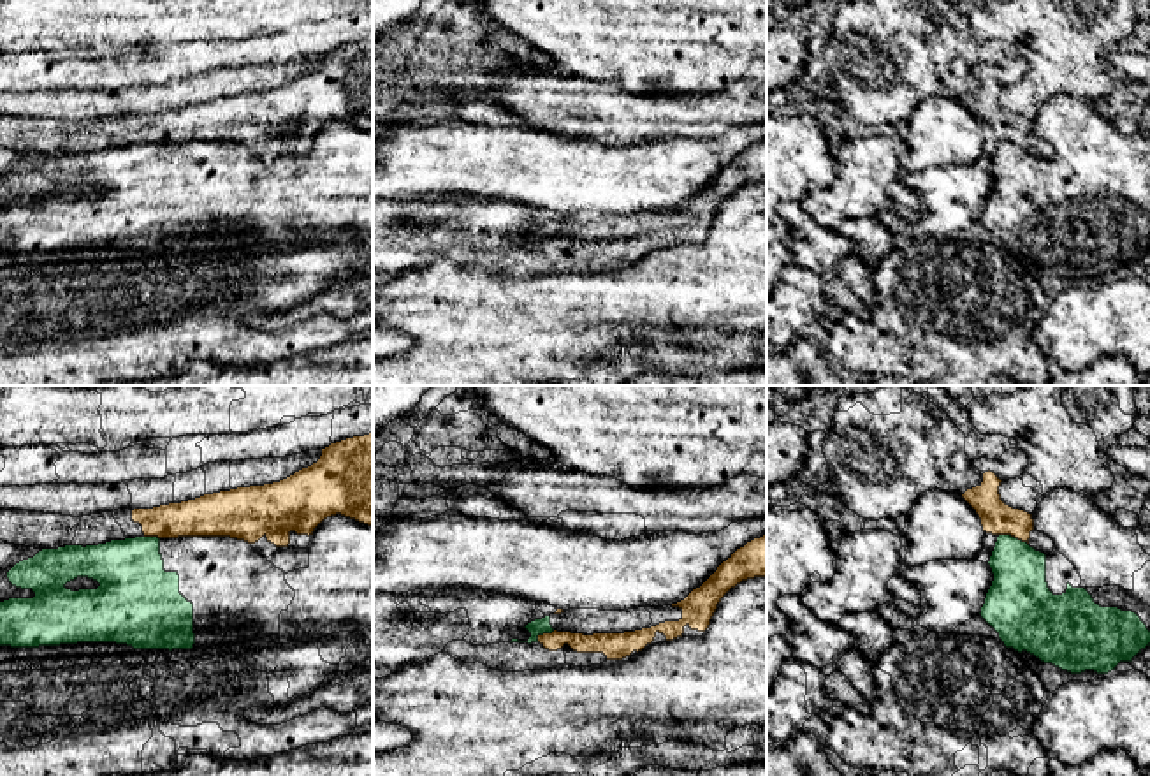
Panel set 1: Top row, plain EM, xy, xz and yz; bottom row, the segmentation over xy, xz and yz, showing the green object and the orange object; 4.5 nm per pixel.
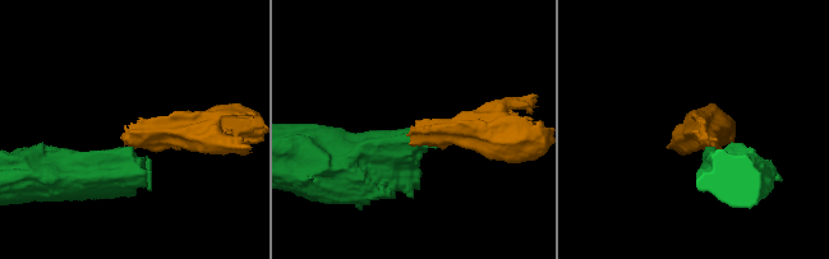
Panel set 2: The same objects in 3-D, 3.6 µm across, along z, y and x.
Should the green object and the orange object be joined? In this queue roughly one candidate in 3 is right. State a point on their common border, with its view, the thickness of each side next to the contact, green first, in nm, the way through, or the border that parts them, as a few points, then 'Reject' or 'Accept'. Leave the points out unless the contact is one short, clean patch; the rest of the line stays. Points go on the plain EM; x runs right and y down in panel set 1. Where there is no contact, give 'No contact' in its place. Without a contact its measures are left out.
Touches green at yz (1013, 143). Thickness 260 nm (green) against 150 nm. Boundary: yz (999, 139), (1010, 139), (1027, 150). Reject

